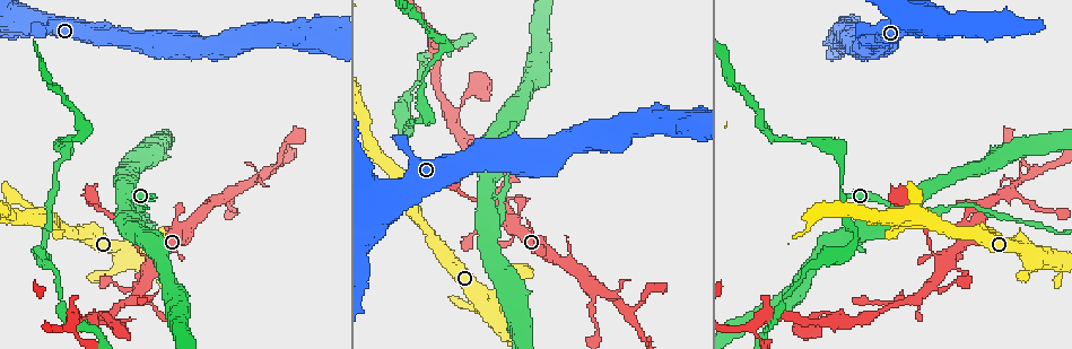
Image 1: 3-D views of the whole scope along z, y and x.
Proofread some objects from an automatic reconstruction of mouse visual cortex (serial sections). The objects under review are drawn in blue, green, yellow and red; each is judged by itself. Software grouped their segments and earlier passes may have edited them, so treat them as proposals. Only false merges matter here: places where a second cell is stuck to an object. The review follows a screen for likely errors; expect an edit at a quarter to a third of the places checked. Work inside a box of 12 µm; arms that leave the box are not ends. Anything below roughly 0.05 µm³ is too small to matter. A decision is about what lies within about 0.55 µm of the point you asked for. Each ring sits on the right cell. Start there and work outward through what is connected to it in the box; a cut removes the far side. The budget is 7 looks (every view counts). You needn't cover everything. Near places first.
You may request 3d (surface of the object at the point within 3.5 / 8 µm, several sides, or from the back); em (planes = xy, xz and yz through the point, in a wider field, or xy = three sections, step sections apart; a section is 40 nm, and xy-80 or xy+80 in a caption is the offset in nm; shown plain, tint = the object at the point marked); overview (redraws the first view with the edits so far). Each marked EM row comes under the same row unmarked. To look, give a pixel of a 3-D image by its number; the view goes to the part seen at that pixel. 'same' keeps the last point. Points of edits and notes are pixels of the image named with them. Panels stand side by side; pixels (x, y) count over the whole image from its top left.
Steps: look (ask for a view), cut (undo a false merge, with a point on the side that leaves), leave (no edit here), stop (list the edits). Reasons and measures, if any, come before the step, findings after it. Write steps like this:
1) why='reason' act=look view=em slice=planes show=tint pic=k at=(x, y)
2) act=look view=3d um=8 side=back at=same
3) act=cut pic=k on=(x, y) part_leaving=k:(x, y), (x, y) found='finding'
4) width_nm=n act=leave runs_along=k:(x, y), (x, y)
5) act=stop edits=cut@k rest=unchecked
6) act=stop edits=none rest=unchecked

why='side arm on a straight run' act=look view=3d um=3.5 pic=1 at=(1006, 189)

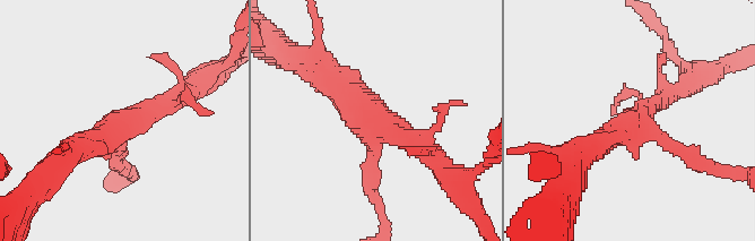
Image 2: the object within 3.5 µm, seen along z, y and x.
arms=3 arm_widths_nm=200,250,400 act=look view=em slice=planes show=tint pic=2 at=(376, 115)

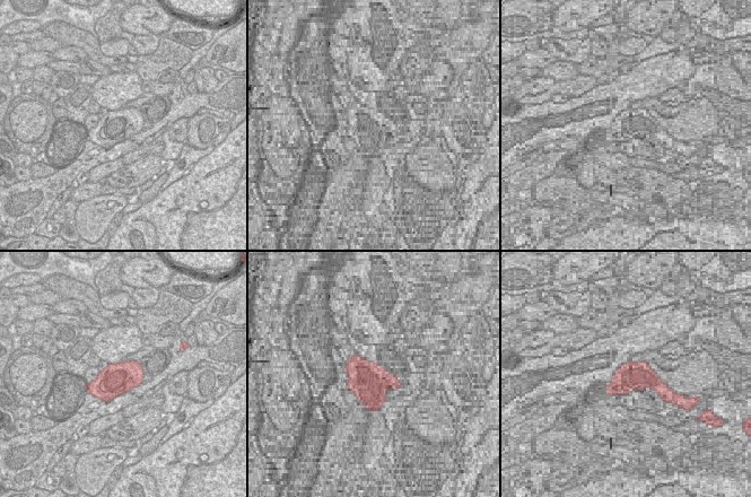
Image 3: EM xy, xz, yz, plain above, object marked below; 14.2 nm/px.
act=leave runs_along=2:(321, 70), (397, 134), (432, 156) found='continuous, no second cell'

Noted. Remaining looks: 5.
why='abrupt turn' act=look view=3d um=3.5 pic=1 at=(134, 206)

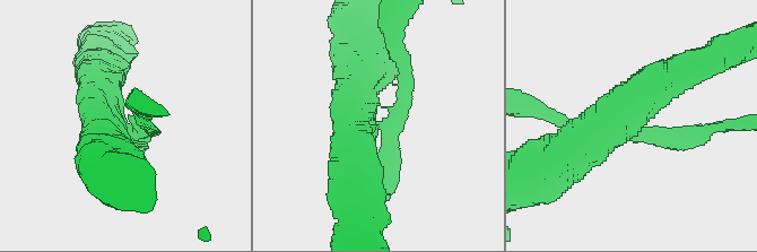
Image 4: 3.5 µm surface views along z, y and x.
arms=4 arm_widths_nm=150,150,500,600 why='shape alone is not enough' act=look view=em slice=xy step=5 show=tint pic=4 at=(367, 117)

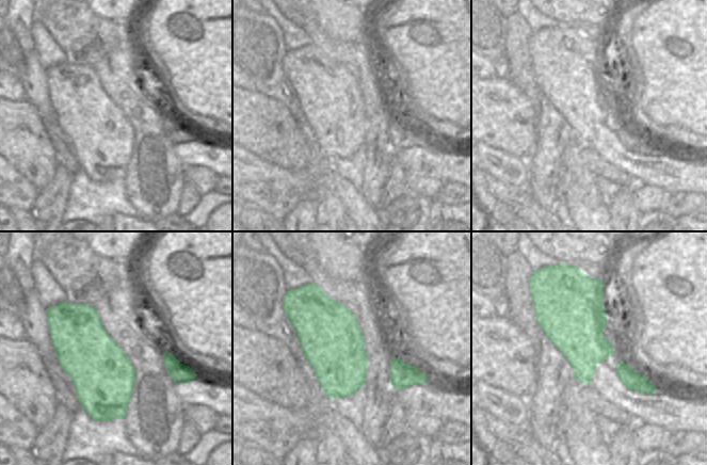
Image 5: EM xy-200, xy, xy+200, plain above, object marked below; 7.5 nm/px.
act=leave found='all the same cell'

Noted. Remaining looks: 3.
why='side arm on a straight run' act=look view=3d um=3.5 pic=1 at=(515, 222)

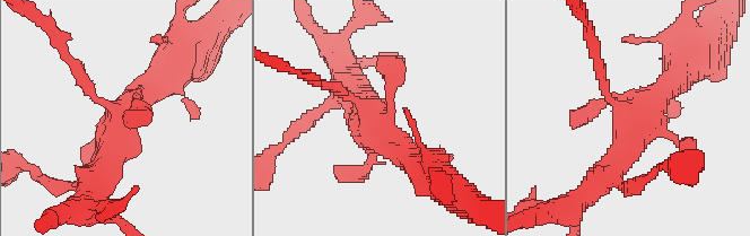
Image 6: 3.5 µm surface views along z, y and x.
why='now the EM' act=look view=em slice=planes show=tint pic=6 at=(638, 115)

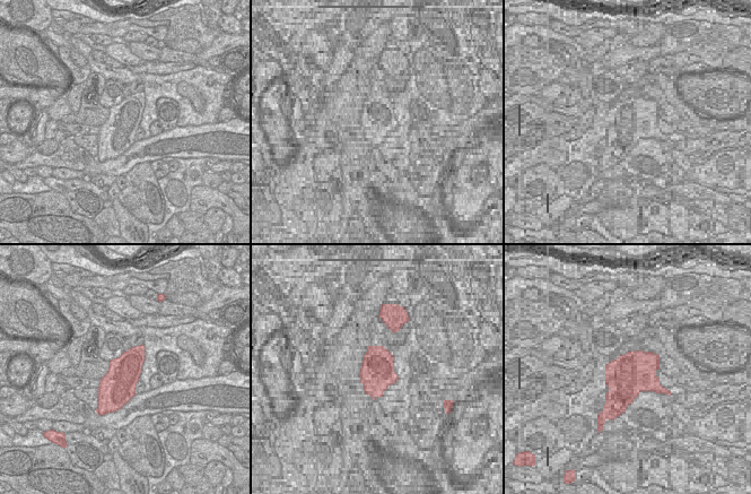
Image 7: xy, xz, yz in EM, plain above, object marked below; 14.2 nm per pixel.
act=leave runs_along=6:(680, 71), (602, 176) found='continuous, no second cell'

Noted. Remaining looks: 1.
act=stop edits=none rest=unchecked

